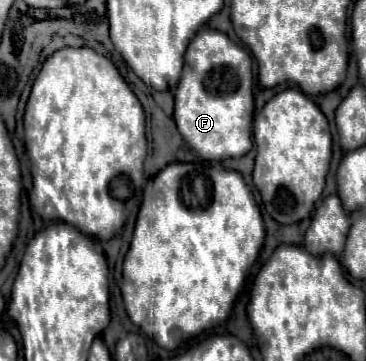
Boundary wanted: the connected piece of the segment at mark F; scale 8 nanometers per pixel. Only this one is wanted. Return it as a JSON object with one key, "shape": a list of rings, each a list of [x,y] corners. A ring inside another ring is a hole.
{"shape":[[[201,29],[189,43],[185,53],[185,67],[181,81],[175,91],[175,113],[173,119],[181,137],[191,149],[205,161],[223,161],[229,157],[241,157],[251,151],[251,127],[253,127],[253,71],[251,55],[237,47],[225,33],[215,29]]]}

